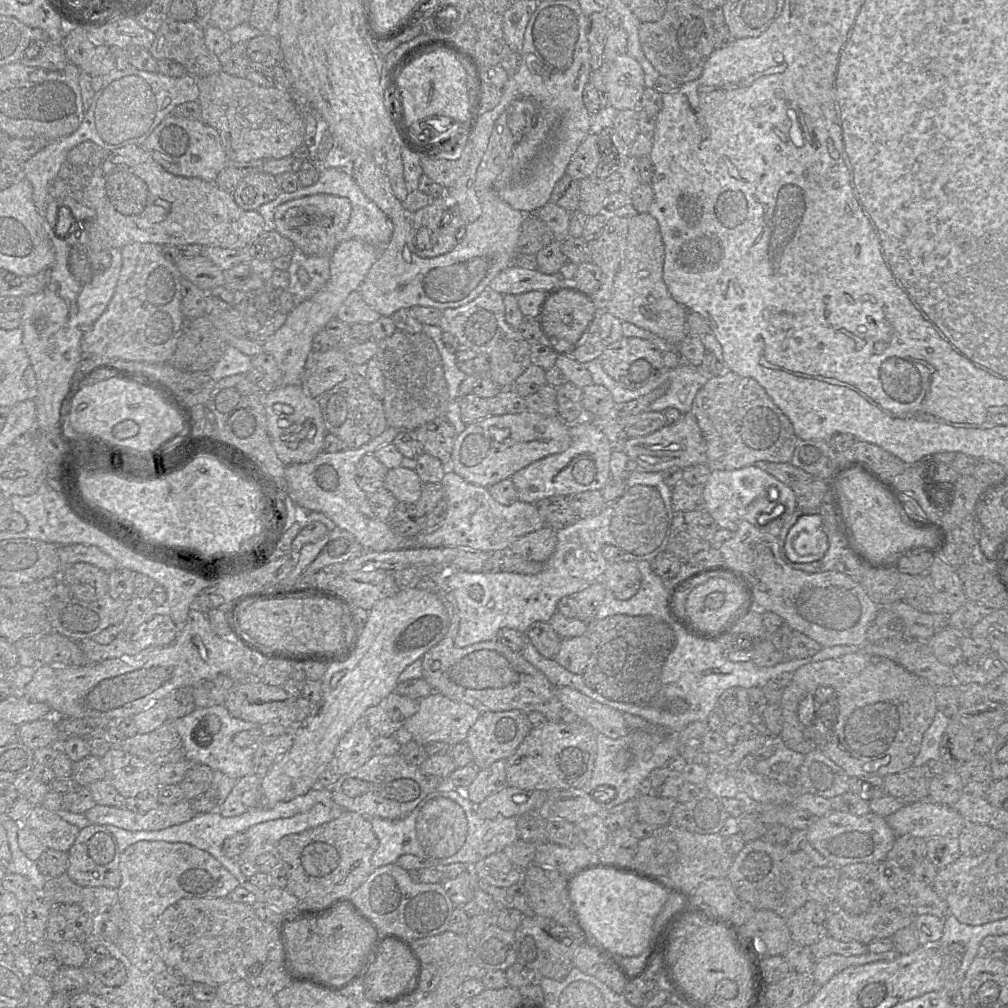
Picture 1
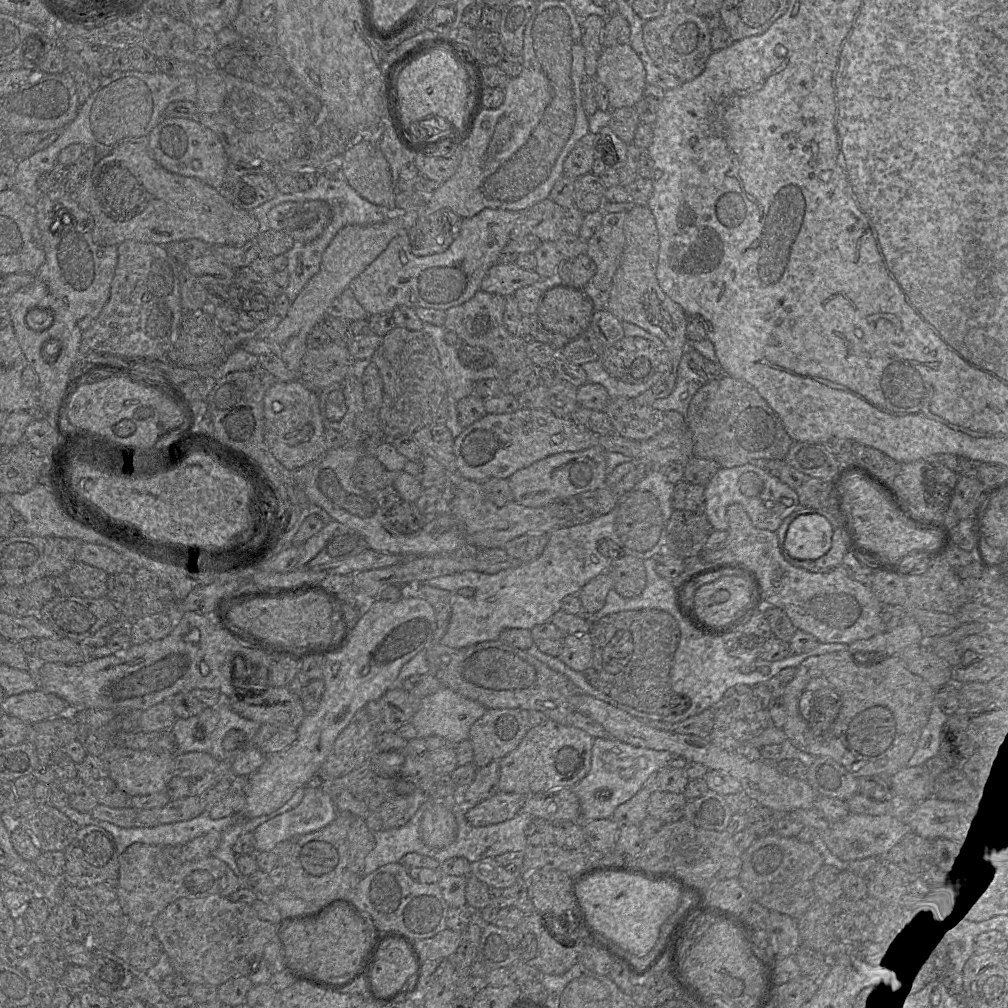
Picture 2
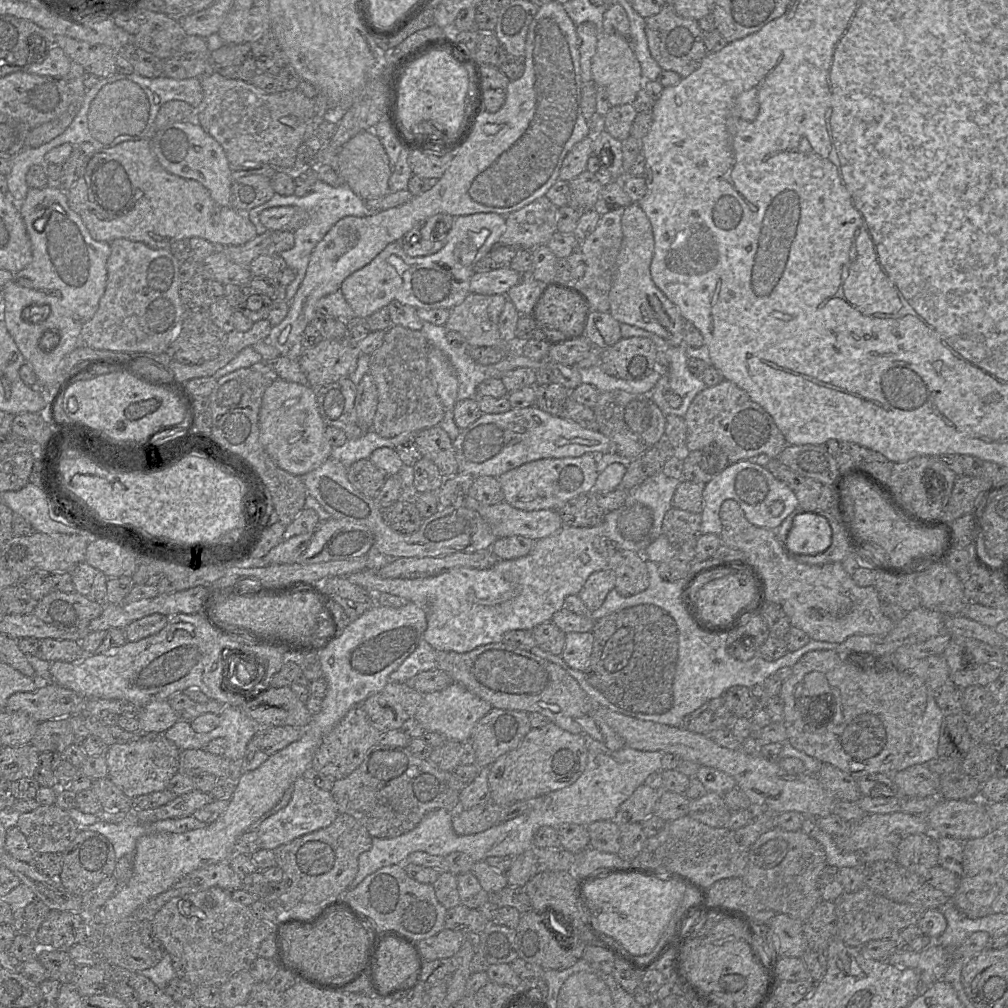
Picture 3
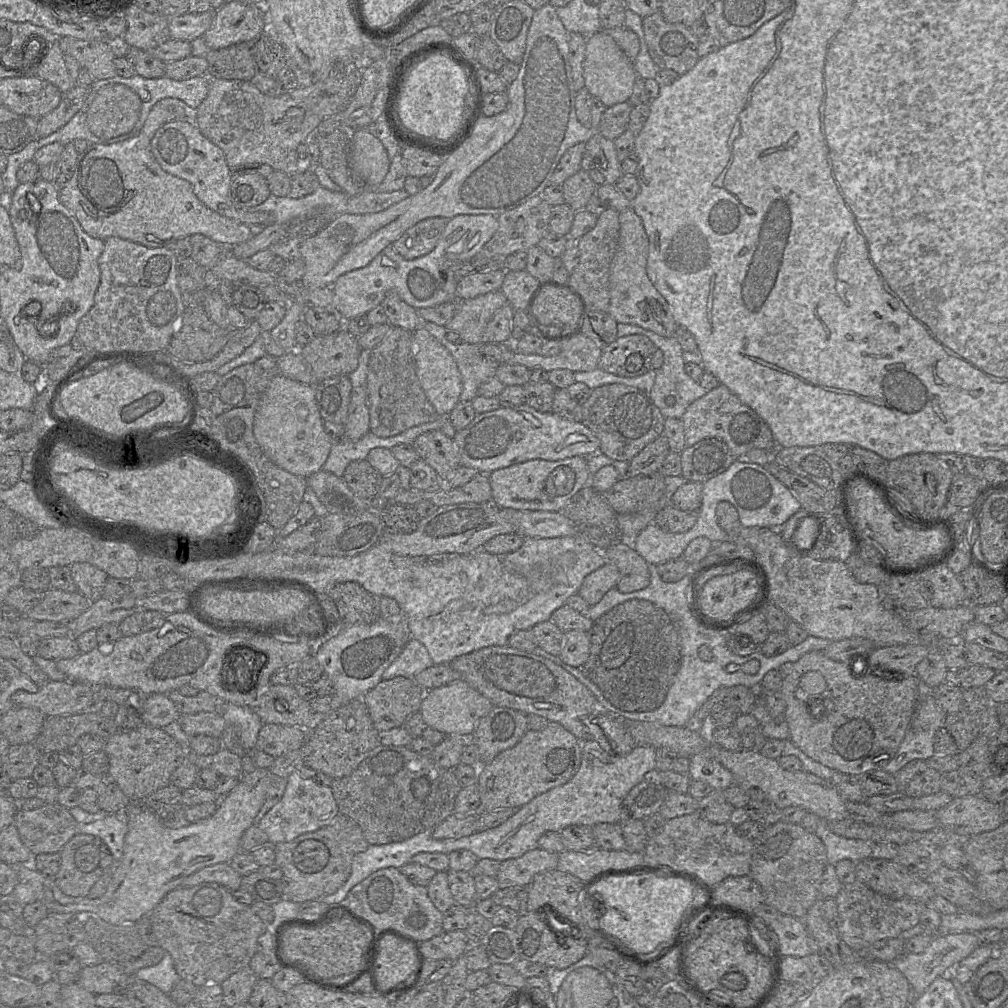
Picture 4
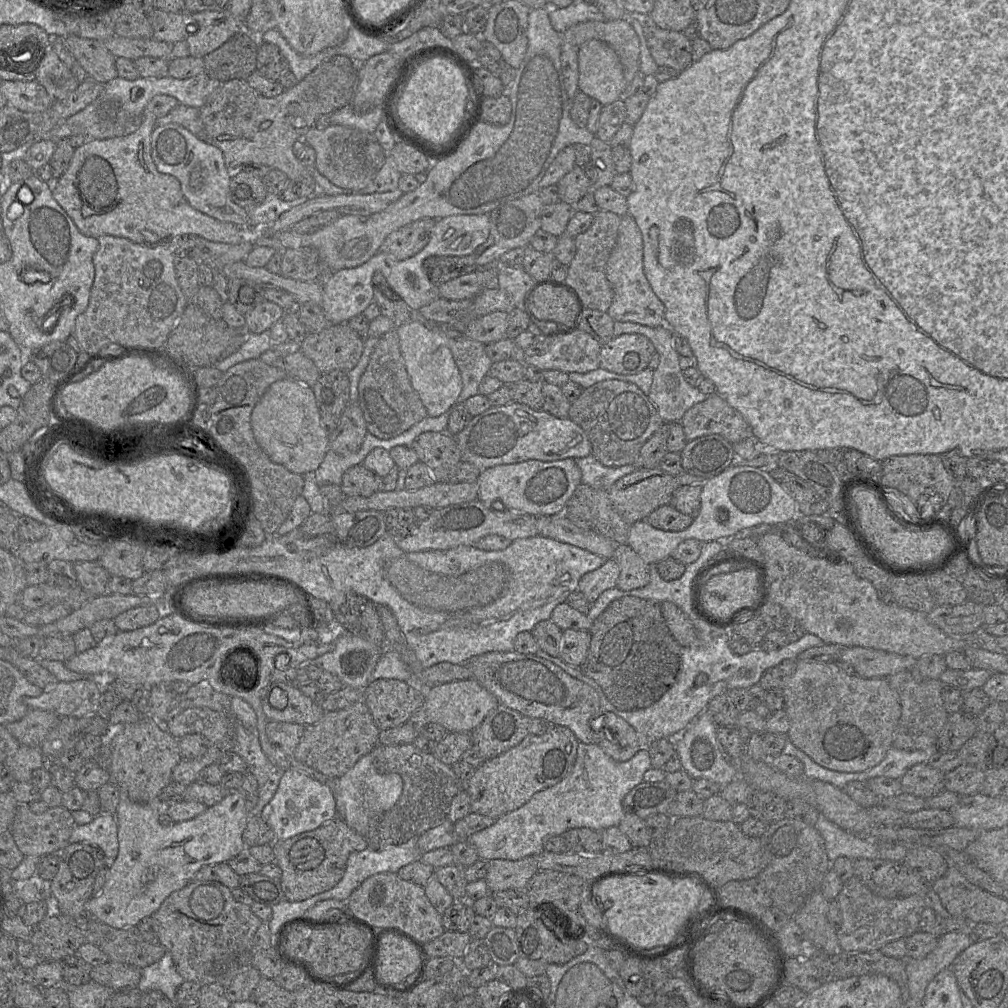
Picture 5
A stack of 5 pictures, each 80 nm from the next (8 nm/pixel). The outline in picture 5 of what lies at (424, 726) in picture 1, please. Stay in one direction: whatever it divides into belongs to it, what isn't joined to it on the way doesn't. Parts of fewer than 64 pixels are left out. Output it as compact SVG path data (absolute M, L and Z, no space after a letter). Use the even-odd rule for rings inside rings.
M472 677L431 685L425 689L424 709L429 722L442 725L449 733L471 733L498 705L497 698Z

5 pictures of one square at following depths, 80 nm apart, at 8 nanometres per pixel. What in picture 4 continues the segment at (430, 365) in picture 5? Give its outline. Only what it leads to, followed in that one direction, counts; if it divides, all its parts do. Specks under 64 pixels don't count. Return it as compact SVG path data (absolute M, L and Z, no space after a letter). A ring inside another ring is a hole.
M419 327L413 332L412 351L417 377L427 399L438 415L450 414L460 401L462 392L462 377L453 356L424 327Z

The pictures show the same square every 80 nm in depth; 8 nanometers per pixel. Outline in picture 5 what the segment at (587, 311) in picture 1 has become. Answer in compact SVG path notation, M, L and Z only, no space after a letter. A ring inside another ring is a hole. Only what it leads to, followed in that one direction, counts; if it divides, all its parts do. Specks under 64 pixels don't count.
M551 284L538 286L529 296L529 310L539 320L557 323L560 329L574 326L579 319L577 298Z

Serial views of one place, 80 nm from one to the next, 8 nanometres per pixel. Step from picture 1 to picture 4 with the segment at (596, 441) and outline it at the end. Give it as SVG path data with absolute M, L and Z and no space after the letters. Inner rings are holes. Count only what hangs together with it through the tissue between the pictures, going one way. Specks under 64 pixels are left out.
M573 456L557 461L529 460L495 470L488 476L491 502L499 508L562 512L570 498L590 483L587 457Z

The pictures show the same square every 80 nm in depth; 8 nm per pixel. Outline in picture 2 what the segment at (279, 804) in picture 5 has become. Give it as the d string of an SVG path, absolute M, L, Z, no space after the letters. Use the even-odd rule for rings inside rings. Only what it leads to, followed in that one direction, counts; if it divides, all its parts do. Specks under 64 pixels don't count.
M309 784L304 787L304 795L298 806L269 819L253 831L256 840L256 852L274 851L280 842L319 830L331 823L337 814L338 812L327 790Z

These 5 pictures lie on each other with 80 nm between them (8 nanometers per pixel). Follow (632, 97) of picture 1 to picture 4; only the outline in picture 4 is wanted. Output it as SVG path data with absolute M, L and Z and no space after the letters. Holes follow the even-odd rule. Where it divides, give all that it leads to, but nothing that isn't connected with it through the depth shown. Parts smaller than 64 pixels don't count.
M605 30L587 37L585 59L583 62L584 88L593 96L610 107L628 102L638 75L634 62L630 60L615 40Z

